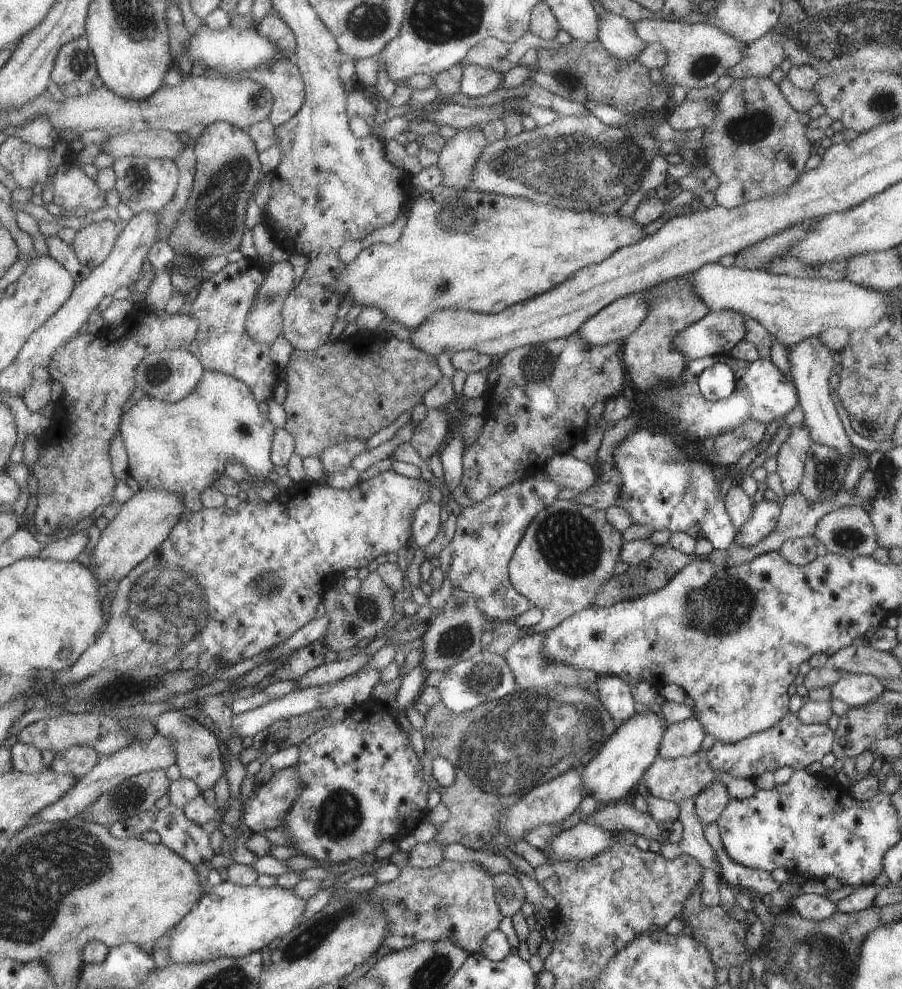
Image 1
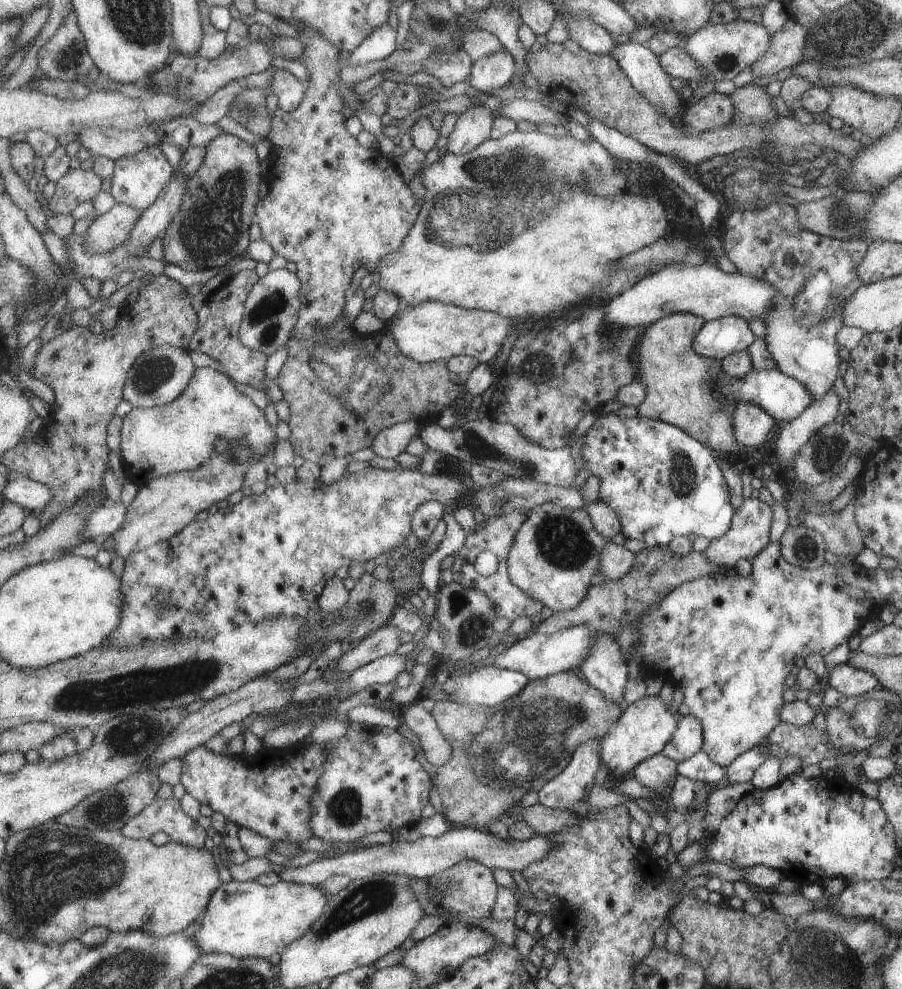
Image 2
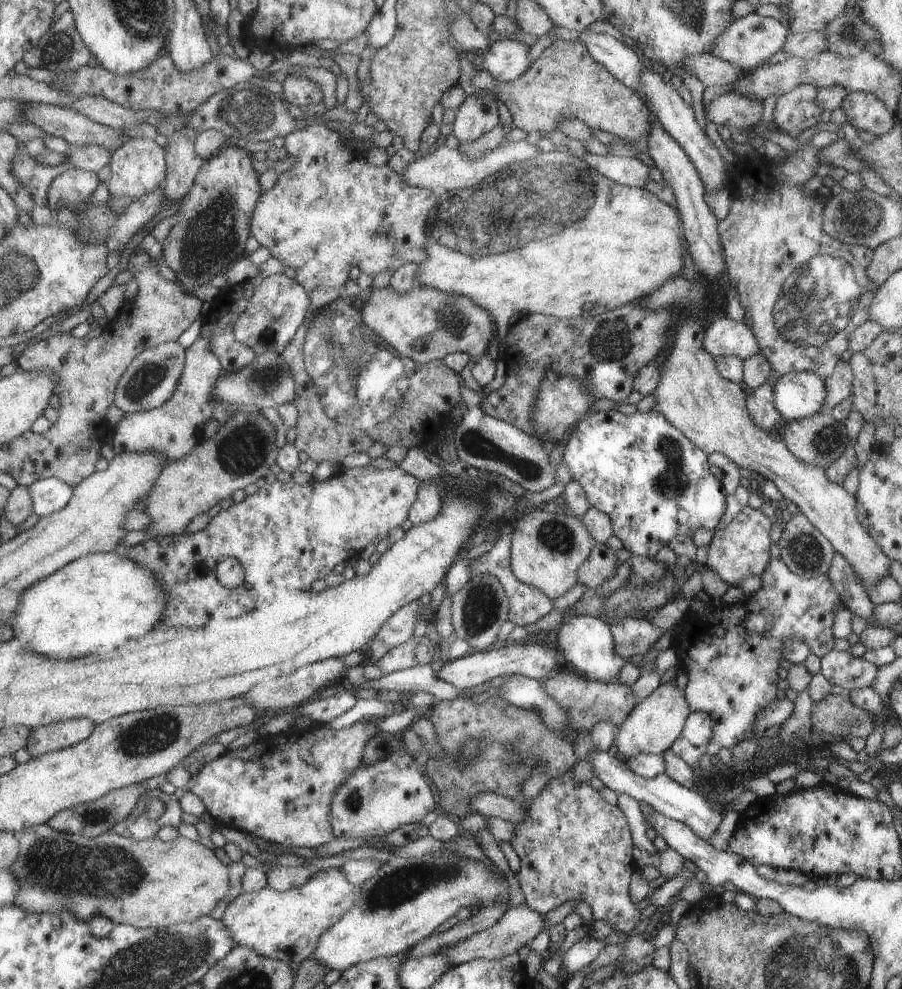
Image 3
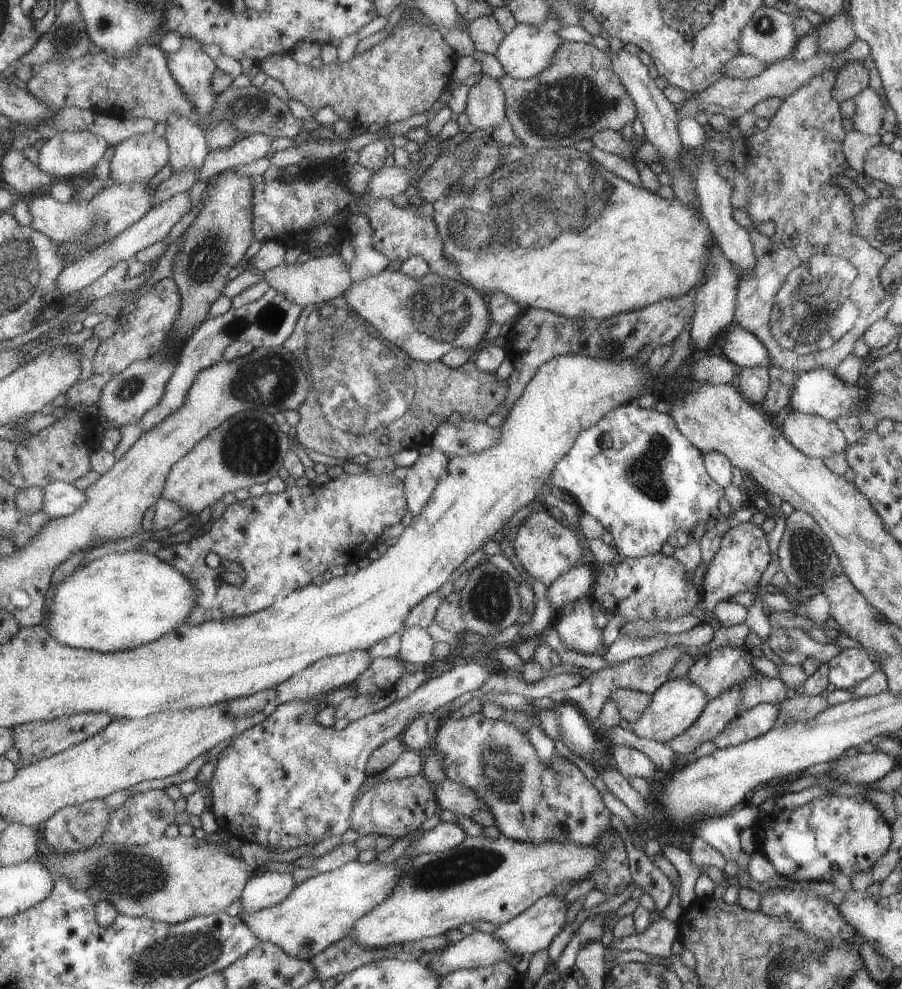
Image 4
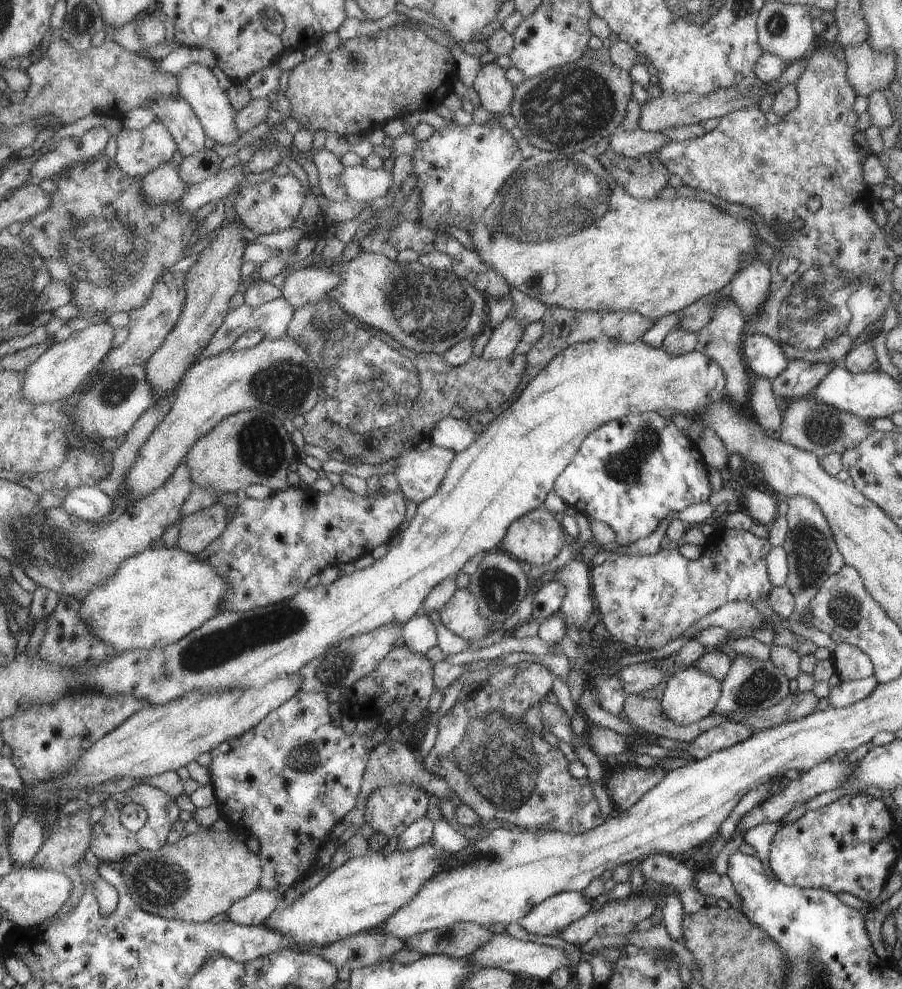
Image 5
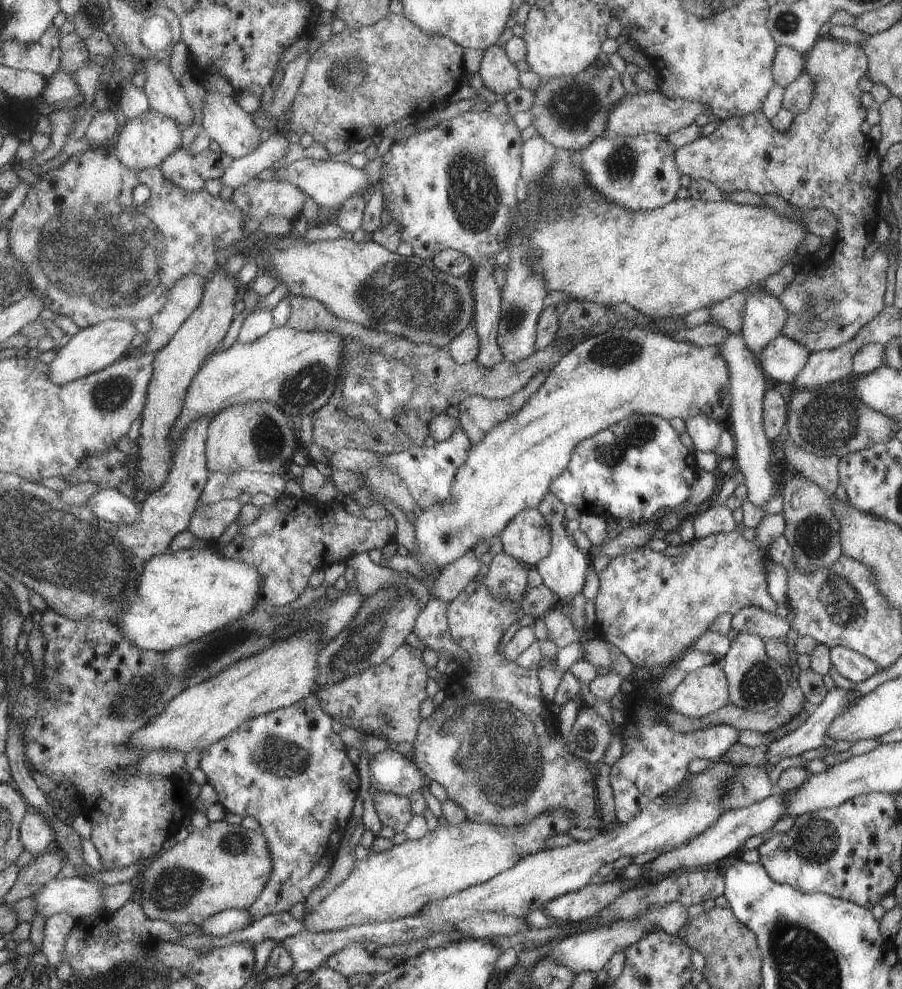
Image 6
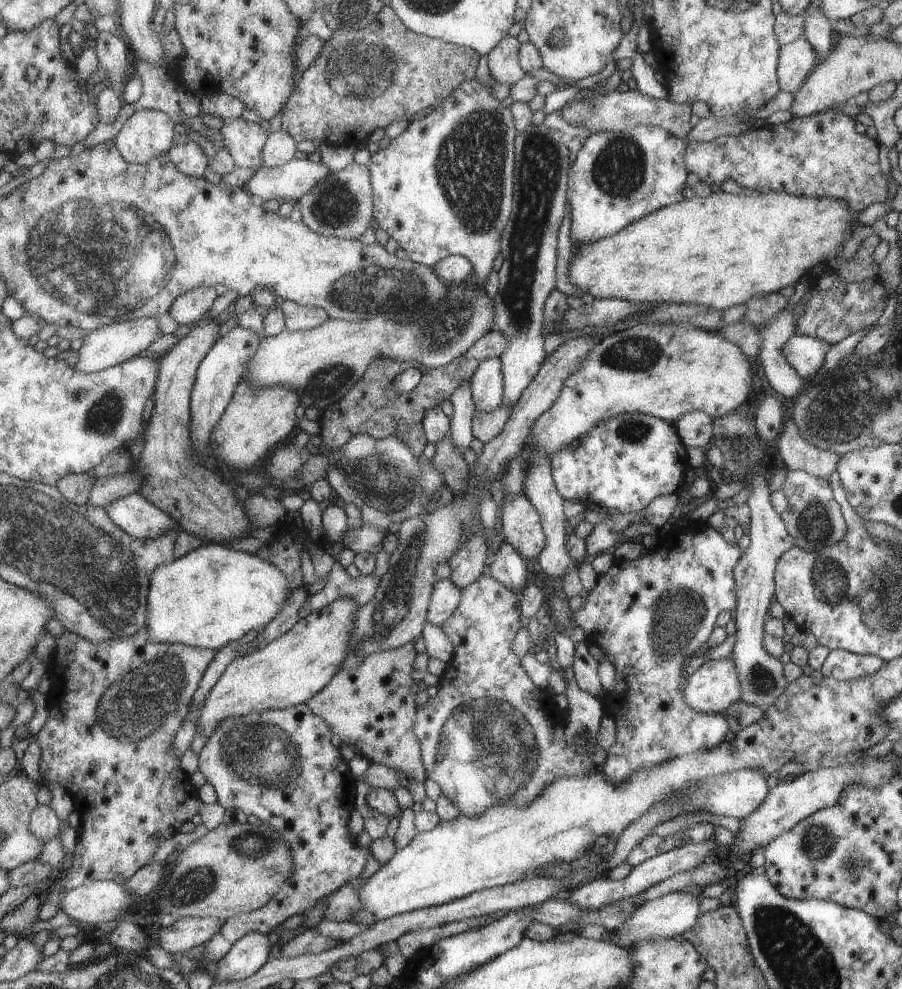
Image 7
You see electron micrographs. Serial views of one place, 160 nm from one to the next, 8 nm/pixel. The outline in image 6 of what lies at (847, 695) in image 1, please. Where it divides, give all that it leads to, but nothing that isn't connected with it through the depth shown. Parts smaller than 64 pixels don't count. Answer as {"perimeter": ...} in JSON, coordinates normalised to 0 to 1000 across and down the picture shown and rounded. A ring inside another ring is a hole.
{"perimeter":[[[921,654],[919,667],[920,675],[926,675],[935,686],[939,686],[948,692],[975,679],[975,674],[967,666],[937,654]]]}

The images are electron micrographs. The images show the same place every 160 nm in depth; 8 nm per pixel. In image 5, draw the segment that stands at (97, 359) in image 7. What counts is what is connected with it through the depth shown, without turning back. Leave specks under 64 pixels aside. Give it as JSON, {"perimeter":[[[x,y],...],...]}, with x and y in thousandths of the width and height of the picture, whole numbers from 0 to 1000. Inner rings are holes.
{"perimeter":[[[113,326],[99,329],[76,339],[71,345],[57,348],[52,356],[28,374],[29,383],[24,389],[28,402],[45,408],[79,401],[96,378],[108,379],[115,362],[125,354],[125,342],[127,331]]]}

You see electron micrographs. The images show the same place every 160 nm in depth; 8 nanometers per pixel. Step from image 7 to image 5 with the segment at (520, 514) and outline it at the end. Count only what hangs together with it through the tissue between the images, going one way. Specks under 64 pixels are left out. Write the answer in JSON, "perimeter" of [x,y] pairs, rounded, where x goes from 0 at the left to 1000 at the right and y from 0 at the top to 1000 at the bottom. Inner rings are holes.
{"perimeter":[[[589,515],[563,532],[551,555],[592,573],[615,564],[627,542],[613,519]]]}

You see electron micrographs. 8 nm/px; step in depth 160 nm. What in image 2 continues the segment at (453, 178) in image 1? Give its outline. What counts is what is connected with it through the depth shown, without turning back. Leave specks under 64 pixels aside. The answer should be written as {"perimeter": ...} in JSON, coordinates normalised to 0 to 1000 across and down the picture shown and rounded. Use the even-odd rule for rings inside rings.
{"perimeter":[[[523,106],[506,119],[502,131],[494,140],[490,154],[519,155],[542,140],[547,113],[538,106]]]}

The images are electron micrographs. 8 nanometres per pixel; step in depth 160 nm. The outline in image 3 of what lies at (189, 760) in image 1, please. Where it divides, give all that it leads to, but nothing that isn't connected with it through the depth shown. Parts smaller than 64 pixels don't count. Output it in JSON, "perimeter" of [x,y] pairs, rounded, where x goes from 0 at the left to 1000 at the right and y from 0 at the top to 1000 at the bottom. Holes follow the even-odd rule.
{"perimeter":[[[409,727],[408,729],[394,729],[386,736],[378,736],[371,738],[360,731],[345,731],[343,736],[326,737],[319,736],[315,740],[287,744],[277,753],[271,756],[264,756],[257,759],[251,758],[246,763],[236,767],[234,770],[227,772],[225,777],[211,787],[207,798],[218,803],[223,809],[229,814],[231,821],[236,825],[243,833],[248,833],[253,836],[258,836],[276,845],[285,845],[292,847],[299,852],[317,855],[330,855],[338,857],[351,857],[368,849],[368,834],[365,831],[365,822],[367,822],[367,811],[373,799],[377,797],[377,793],[387,787],[387,784],[402,770],[404,756],[414,745],[422,742],[418,737],[416,729]]]}

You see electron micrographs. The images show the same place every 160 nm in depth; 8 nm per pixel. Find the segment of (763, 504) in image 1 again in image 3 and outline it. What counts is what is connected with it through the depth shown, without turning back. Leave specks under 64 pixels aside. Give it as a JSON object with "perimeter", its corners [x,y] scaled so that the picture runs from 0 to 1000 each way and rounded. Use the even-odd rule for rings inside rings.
{"perimeter":[[[828,511],[802,534],[794,537],[785,550],[783,572],[797,582],[806,593],[817,594],[826,582],[843,582],[851,571],[853,534],[857,524],[848,523],[841,515]]]}

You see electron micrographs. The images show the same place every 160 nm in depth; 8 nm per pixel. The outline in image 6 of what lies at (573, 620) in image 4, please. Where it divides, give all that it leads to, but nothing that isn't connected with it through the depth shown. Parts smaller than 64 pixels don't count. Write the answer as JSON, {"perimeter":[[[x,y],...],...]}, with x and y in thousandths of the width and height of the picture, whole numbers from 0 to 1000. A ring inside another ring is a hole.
{"perimeter":[[[609,497],[603,499],[602,506],[594,512],[594,515],[603,521],[604,526],[611,534],[611,555],[604,564],[595,567],[593,574],[601,584],[601,590],[609,594],[622,607],[632,610],[637,601],[643,600],[647,589],[647,578],[651,571],[655,570],[655,563],[642,556],[631,544],[631,538],[626,534],[626,524],[624,523],[627,512]]]}

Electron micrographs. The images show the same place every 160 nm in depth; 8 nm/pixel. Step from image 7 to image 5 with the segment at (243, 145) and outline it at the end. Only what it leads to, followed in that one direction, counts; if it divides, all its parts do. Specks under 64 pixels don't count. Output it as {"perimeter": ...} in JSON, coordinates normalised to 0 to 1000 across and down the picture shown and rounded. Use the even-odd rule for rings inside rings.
{"perimeter":[[[211,65],[198,73],[197,93],[206,99],[216,113],[221,116],[227,128],[231,140],[236,141],[244,147],[258,146],[266,139],[266,131],[262,126],[264,115],[256,107],[256,101],[252,99],[252,93],[244,86],[244,81],[236,75],[235,70],[225,68],[223,65]]]}

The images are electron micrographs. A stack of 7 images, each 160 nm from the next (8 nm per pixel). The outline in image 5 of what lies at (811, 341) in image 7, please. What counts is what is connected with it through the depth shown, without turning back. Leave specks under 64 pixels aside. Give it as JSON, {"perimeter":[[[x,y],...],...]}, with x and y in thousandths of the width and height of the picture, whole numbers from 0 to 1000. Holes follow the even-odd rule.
{"perimeter":[[[825,339],[820,353],[828,372],[838,380],[854,385],[868,376],[876,365],[866,354],[864,346],[857,346],[850,339]]]}

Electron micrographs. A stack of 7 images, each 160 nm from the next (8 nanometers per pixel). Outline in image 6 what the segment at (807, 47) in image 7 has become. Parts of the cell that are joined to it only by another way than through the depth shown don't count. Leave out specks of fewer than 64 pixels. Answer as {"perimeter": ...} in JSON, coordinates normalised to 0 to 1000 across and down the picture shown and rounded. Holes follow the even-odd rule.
{"perimeter":[[[864,46],[856,61],[856,78],[859,83],[870,89],[877,86],[890,71],[890,59],[879,48]]]}

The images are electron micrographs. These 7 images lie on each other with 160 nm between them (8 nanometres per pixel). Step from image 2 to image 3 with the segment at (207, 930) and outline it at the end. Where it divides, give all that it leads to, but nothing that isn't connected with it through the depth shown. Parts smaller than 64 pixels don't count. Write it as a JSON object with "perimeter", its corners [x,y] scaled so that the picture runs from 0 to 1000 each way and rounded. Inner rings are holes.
{"perimeter":[[[367,877],[349,881],[334,896],[314,902],[296,896],[283,902],[267,902],[252,916],[245,930],[263,956],[329,977],[346,965],[359,940],[390,918],[398,903],[398,896],[382,888],[380,879]]]}

